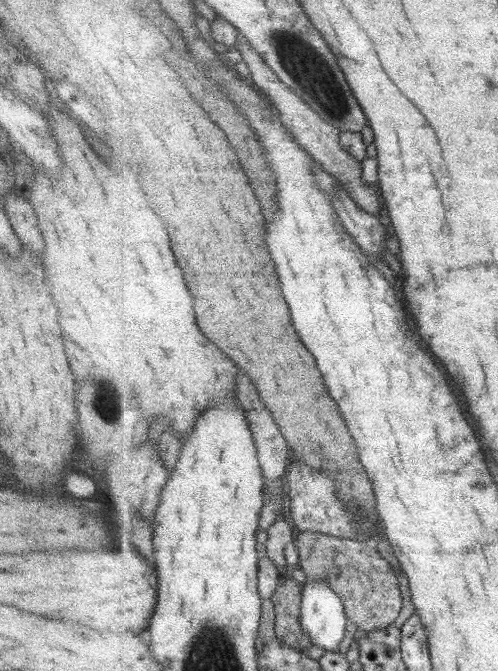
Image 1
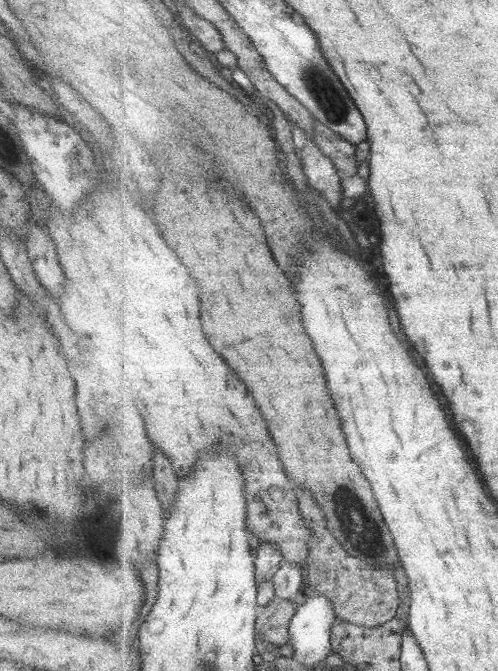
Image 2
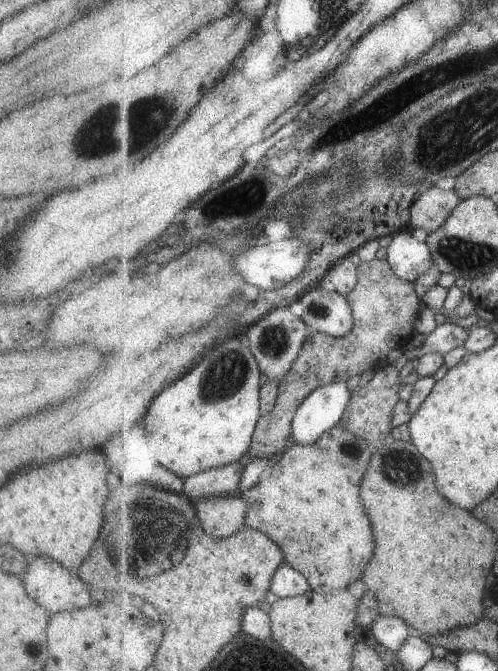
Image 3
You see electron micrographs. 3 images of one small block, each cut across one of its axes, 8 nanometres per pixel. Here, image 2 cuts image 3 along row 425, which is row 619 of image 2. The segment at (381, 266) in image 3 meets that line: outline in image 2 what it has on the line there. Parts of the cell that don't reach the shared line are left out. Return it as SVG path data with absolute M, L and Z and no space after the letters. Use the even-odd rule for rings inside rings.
M277 596L267 606L258 607L258 636L278 647L290 644L290 626L297 609L297 602Z

